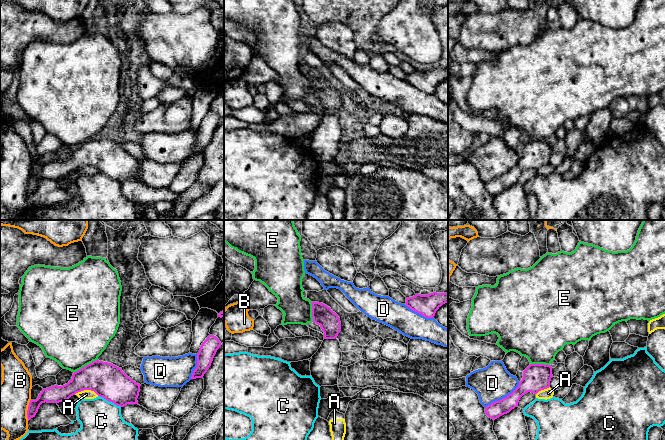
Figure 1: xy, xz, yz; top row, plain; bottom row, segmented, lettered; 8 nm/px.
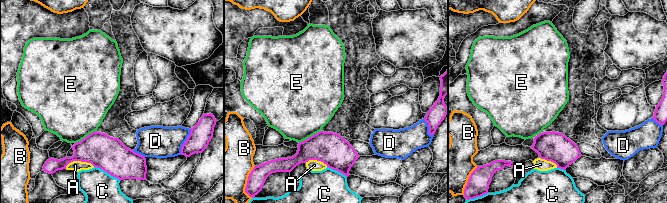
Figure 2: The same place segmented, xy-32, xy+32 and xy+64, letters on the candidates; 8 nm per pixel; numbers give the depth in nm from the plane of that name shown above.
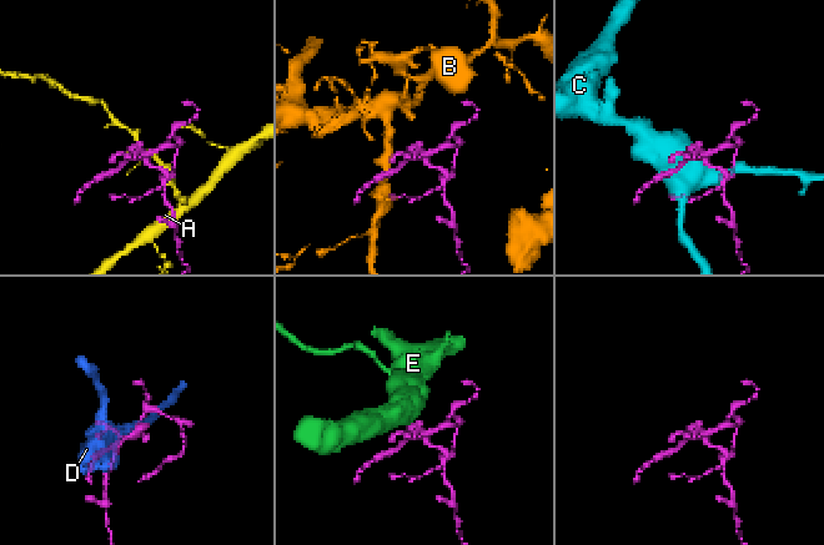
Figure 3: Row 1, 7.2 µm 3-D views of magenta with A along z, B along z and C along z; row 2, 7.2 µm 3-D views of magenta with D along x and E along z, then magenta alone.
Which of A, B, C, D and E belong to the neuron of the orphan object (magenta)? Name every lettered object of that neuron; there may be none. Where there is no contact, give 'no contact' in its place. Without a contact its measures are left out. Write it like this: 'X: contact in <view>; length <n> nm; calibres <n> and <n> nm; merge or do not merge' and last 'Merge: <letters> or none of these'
A: contact in xy; length 200 nm; calibres 280 and 80 nm; do not merge
B: contact in xy; length 180 nm; calibres 140 and 380 nm; do not merge
C: contact in xy; length 200 nm; calibres 280 and 320 nm; do not merge
D: contact in yz; length 340 nm; calibres 140 and 280 nm; do not merge
E: contact in xy; length 220 nm; calibres 280 and 500 nm; do not merge
Merge: none of these

